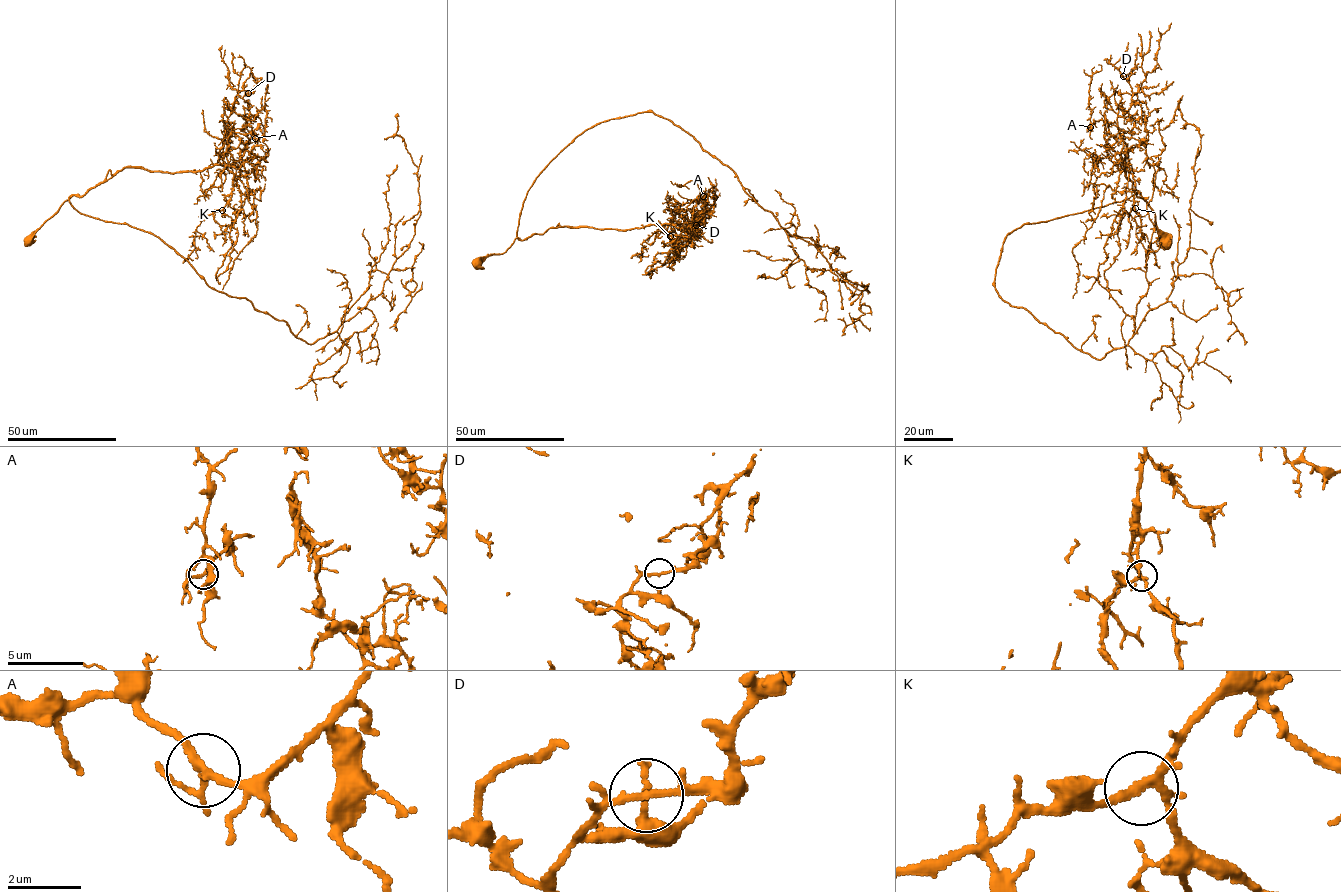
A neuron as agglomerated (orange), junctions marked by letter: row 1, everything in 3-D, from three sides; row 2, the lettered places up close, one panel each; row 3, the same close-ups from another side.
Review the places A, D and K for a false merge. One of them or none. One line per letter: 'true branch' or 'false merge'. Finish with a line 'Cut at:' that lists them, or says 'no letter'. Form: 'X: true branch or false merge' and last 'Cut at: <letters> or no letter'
A: true branch
D: true branch
K: true branch
Cut at: no letter

